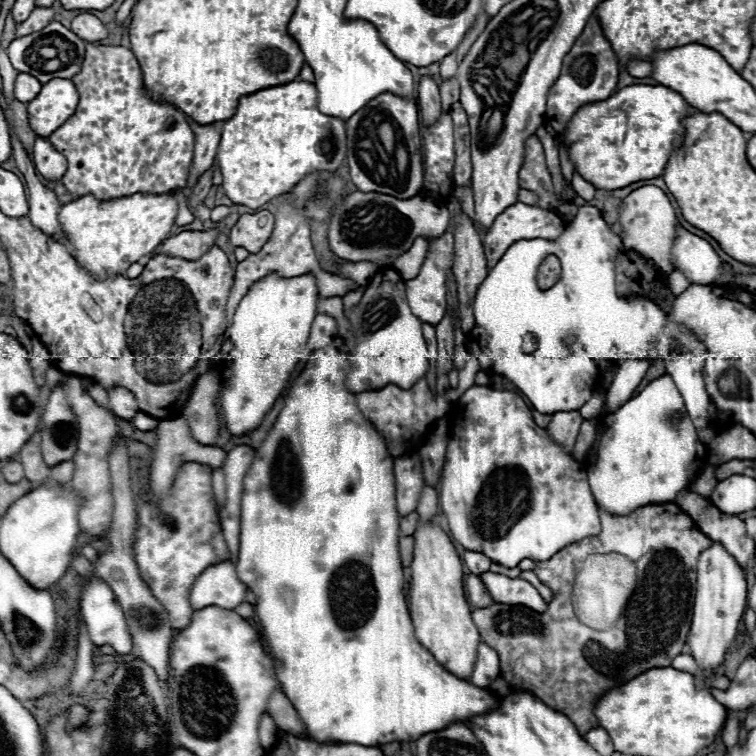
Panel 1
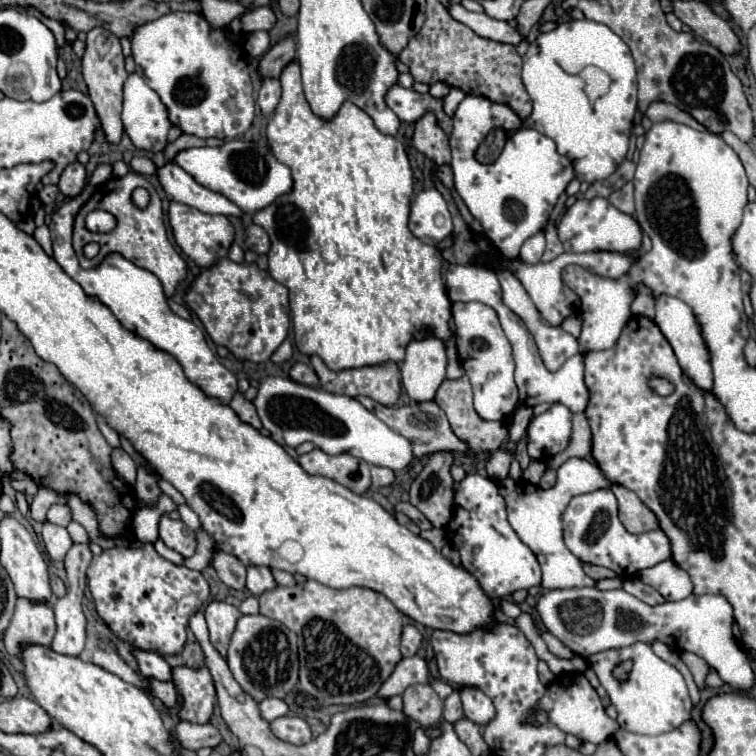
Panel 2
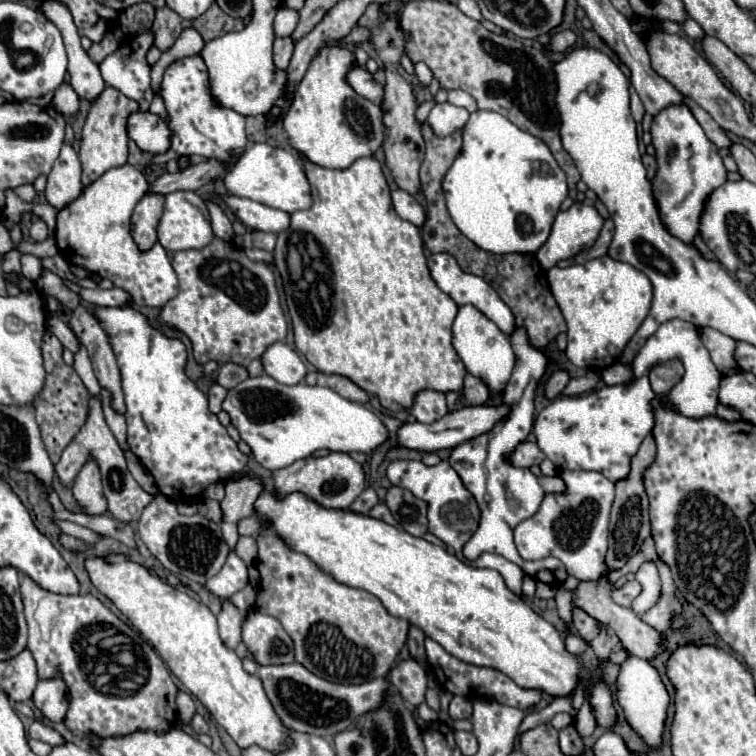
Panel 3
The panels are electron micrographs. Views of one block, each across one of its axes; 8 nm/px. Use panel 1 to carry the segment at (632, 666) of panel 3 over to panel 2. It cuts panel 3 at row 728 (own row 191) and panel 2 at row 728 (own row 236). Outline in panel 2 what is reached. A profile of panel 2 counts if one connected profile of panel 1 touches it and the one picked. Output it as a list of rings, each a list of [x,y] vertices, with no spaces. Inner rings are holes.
[[[636,642],[626,648],[616,648],[616,650],[592,654],[588,658],[588,666],[596,672],[600,684],[606,688],[612,704],[618,710],[618,724],[624,730],[656,736],[656,734],[664,734],[664,732],[674,730],[676,726],[684,724],[690,718],[692,702],[688,696],[684,676],[672,664],[658,658],[648,644]],[[624,660],[632,660],[634,668],[630,672],[630,678],[626,682],[620,682],[612,676],[612,668]]]

